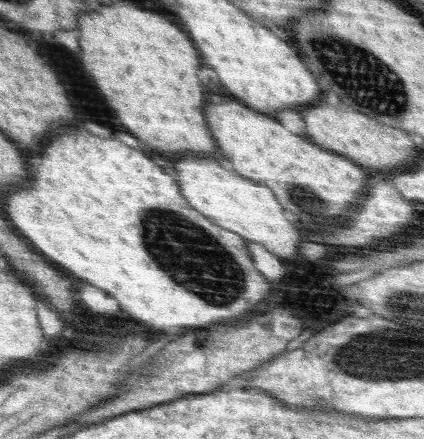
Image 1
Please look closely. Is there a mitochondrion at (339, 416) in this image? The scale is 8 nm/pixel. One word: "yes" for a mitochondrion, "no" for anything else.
no

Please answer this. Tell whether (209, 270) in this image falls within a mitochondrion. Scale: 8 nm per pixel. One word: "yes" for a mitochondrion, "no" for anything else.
yes

